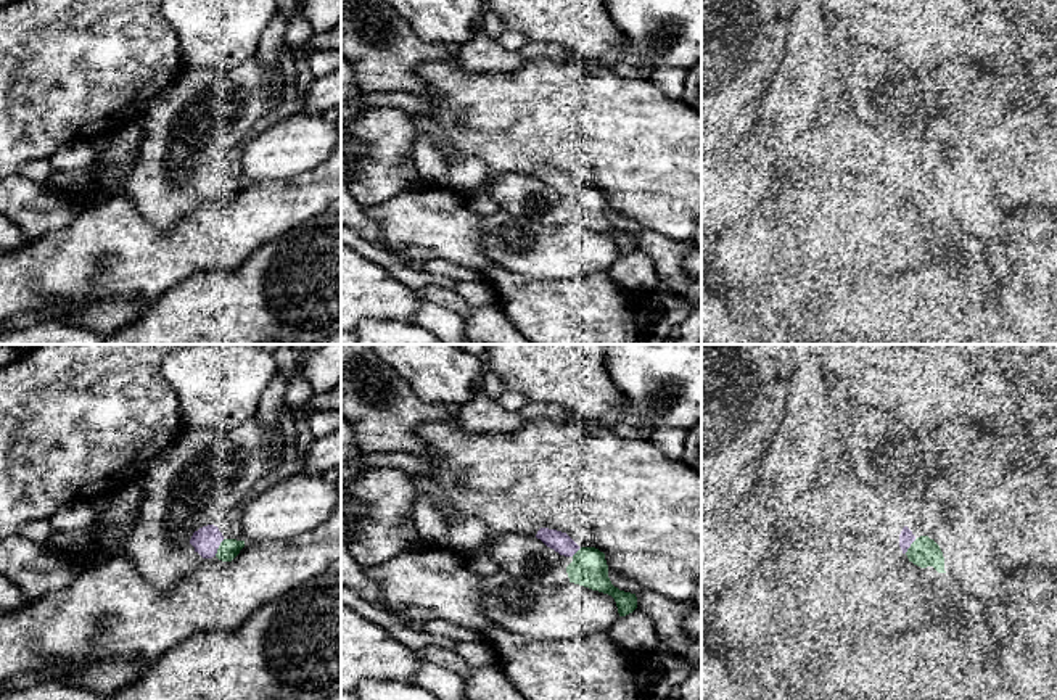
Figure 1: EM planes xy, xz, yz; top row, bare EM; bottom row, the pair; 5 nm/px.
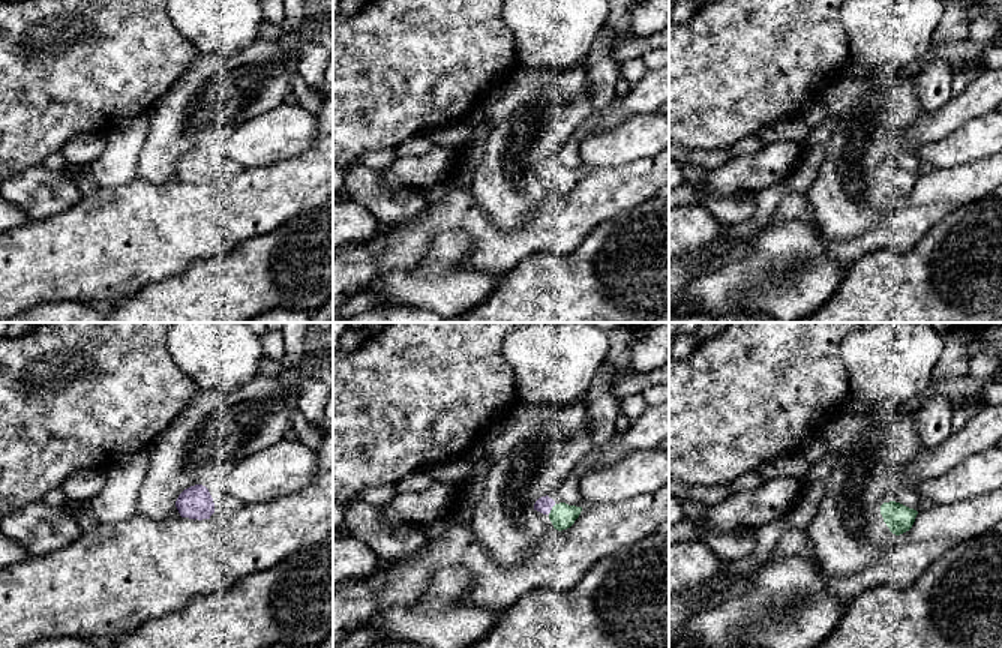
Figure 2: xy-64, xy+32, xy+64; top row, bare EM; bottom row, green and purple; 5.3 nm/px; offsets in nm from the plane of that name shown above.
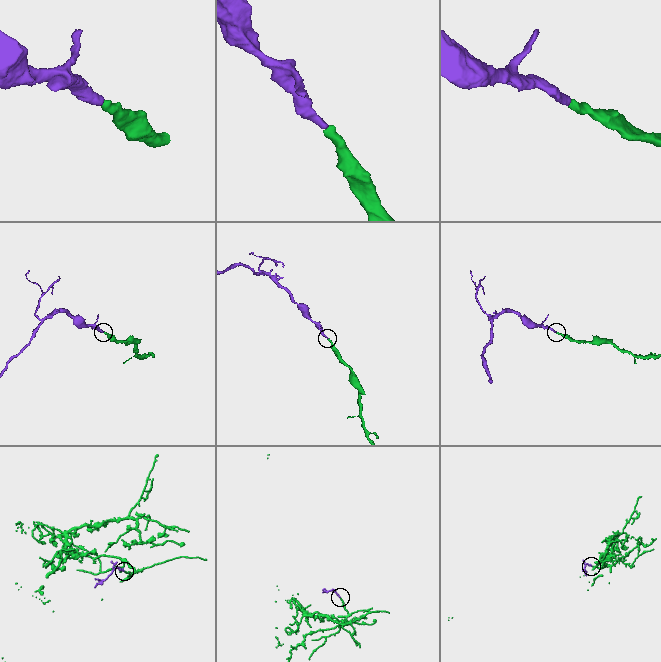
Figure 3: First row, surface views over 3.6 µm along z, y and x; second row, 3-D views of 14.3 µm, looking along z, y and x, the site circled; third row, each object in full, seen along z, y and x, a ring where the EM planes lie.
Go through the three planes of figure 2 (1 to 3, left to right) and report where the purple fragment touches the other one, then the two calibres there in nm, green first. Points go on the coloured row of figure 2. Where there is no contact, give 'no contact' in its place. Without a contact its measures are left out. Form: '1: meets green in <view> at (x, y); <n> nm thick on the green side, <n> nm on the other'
1: no contact
2: meets green in xy+32 at (552, 509); 140 nm thick on the green side, 90 nm on the other
3: no contact

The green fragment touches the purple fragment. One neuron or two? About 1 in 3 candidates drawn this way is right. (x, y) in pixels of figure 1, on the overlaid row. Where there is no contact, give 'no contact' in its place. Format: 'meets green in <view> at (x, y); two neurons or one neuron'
meets green in xy at (219, 547); one neuron

